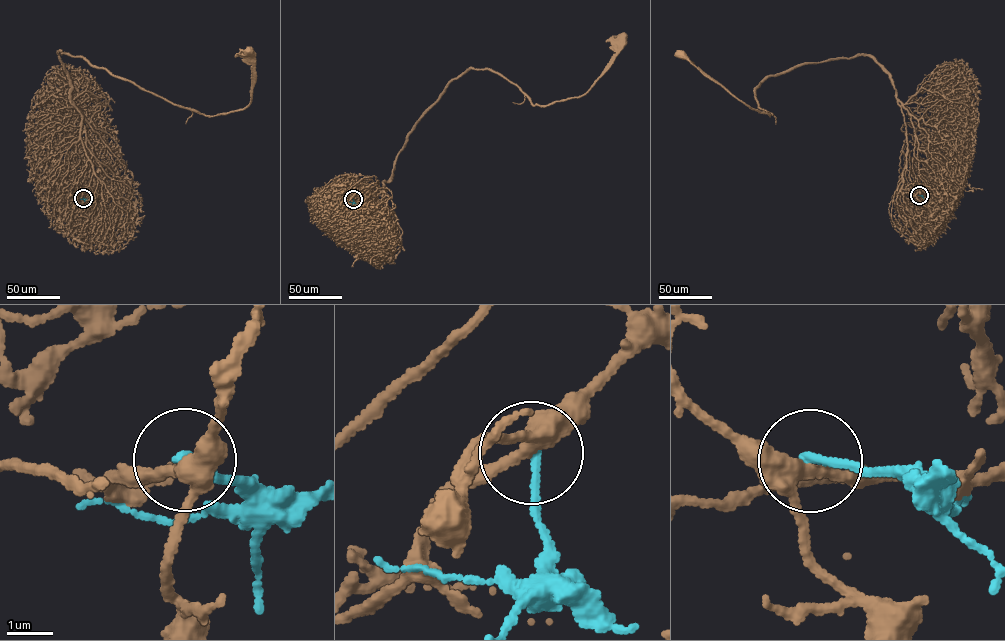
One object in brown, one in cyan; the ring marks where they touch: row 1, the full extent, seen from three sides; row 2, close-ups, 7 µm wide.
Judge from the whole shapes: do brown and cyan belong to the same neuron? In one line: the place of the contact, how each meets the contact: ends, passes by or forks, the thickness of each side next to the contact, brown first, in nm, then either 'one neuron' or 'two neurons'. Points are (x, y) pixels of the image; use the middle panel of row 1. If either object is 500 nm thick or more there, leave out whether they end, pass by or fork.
at (353, 199); brown forks there; cyan ends there; 320 nm thick on the brown side, 200 nm on the other; two neurons

